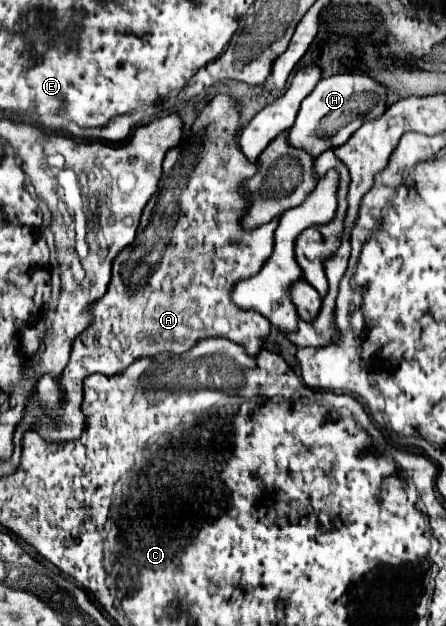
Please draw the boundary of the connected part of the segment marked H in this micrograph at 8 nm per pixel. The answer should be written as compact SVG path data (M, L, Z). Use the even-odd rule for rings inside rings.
M333 75L321 79L303 99L297 121L289 129L287 141L291 147L317 159L323 151L343 145L365 121L379 117L385 111L385 97L385 89L367 75Z

